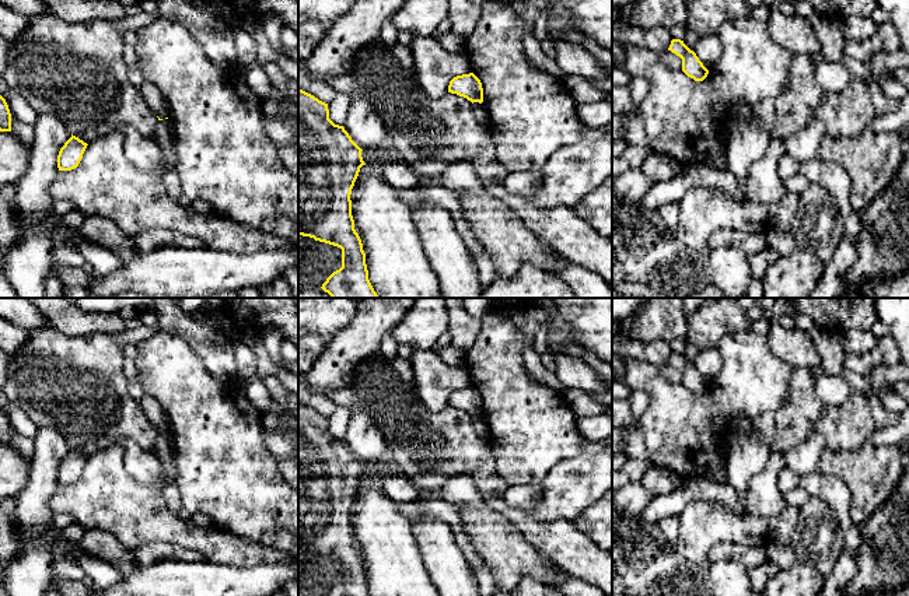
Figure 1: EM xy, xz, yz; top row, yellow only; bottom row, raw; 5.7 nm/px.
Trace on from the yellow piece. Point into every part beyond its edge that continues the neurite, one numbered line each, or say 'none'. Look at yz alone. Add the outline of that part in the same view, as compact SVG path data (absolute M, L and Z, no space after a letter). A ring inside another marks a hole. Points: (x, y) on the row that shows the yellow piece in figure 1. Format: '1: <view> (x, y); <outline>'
none

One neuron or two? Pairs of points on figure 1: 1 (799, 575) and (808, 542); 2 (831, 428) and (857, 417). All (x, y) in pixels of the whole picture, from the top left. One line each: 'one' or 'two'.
1: two
2: one

